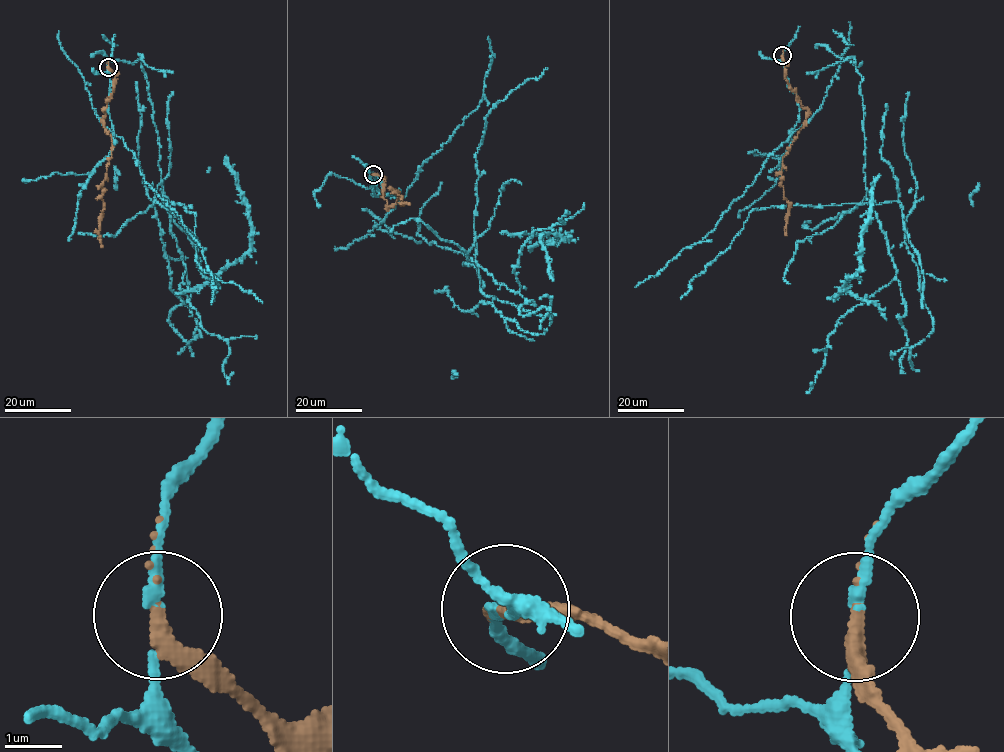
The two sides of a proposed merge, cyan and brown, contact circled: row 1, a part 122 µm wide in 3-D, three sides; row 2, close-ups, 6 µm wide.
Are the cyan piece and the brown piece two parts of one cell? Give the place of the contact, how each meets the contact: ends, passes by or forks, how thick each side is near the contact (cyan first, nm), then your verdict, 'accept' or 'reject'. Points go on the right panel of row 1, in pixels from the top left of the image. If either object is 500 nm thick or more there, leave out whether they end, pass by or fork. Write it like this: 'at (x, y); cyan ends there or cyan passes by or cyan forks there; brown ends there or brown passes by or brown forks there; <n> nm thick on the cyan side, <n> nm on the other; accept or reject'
at (782, 55); cyan passes by; brown ends there; 130 nm thick on the cyan side, 320 nm on the other; reject

